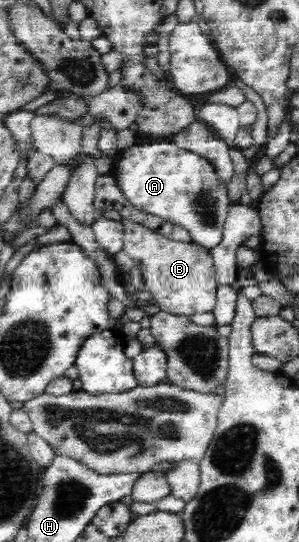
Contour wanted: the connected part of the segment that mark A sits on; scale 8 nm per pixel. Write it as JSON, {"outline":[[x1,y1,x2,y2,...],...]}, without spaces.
{"outline":[[151,138,147,144,133,144,130,148,111,153,112,170,117,187,123,197,134,207,146,214,157,216,168,224,181,225,189,235,191,241,203,248,213,248,221,242,221,236,228,211,231,206,228,195,228,183,223,183,217,177,217,171,205,158,177,147,171,138]]}

